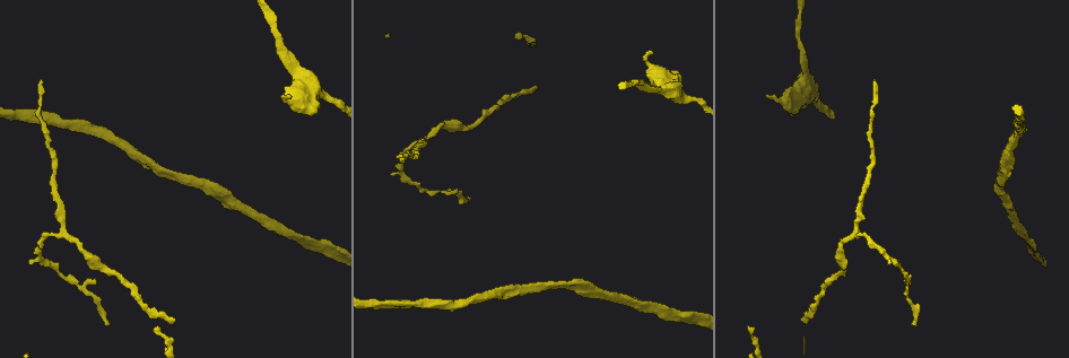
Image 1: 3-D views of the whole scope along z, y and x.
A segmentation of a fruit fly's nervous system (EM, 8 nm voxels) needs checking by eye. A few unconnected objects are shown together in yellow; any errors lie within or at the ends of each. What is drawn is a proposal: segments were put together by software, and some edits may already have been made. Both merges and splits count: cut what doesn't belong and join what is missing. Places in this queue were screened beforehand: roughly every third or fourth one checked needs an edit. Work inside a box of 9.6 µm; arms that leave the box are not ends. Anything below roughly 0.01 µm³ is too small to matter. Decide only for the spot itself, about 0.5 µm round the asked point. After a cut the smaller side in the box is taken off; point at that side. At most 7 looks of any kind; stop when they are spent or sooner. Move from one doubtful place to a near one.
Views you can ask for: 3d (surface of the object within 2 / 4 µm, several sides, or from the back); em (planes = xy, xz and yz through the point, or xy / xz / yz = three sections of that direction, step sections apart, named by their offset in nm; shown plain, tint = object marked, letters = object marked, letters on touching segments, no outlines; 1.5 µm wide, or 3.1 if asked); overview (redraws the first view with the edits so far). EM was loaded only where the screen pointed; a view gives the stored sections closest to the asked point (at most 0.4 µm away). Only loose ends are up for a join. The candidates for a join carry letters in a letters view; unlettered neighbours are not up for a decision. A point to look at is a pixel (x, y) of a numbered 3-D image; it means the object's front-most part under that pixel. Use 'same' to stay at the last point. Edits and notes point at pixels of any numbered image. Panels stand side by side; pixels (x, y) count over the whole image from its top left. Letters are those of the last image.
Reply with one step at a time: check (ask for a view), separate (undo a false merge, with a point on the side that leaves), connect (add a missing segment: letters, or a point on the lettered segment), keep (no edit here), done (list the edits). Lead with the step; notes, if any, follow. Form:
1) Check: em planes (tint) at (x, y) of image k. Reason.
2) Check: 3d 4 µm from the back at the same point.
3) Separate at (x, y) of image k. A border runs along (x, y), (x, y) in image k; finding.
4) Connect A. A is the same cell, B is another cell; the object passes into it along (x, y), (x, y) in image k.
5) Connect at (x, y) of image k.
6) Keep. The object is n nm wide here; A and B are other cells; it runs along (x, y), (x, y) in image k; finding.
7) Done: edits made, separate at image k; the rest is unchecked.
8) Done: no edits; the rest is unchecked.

Check: 3d 2 µm at (465, 200) of image 1. Tapers out.

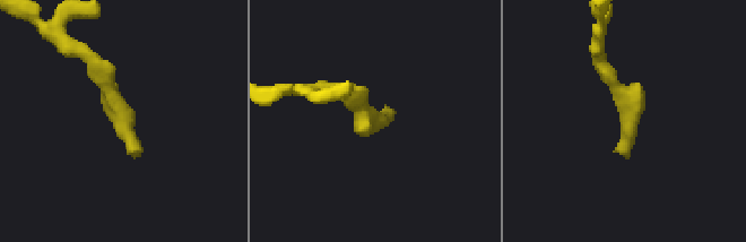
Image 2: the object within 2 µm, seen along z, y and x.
Check: em xy step 4 (letters) at (128, 154) of image 2. Shape alone is not enough.

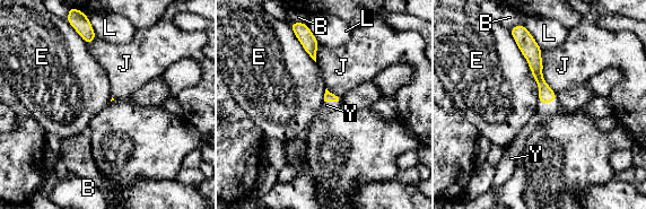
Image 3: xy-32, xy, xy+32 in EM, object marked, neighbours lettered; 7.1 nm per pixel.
Connect Y. Y is the same cell, B, E, J and L are other cells; the object passes into it along (547, 95), (547, 103), (544, 111) in image 3; the cell continues.

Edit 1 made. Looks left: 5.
Check: overview.

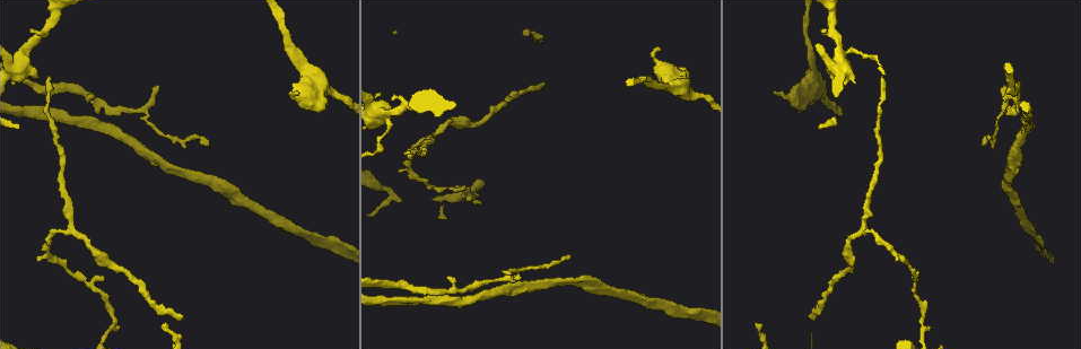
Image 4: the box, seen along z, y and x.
Check: 3d 2 µm at (72, 234) of image 4. Three-way junction.

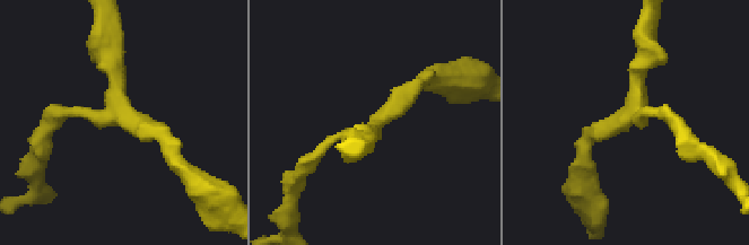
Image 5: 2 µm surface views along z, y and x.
Check: em planes (letters) at (623, 120) of image 5. 3 arms meet here; now the EM.

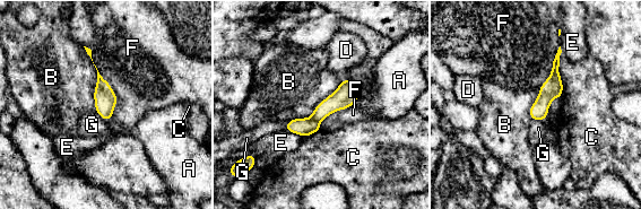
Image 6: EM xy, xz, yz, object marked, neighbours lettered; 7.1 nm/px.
Separate at (341, 98) of image 6. The longest contact is with F, 600 nm; A, B, C, D, E, F and G are other cells; the part that leaves runs along (556, 61), (553, 86), (534, 116) in image 6; two cells meet here.

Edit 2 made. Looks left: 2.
Check: 3d 4 µm at (775, 91) of image 4. An open end.

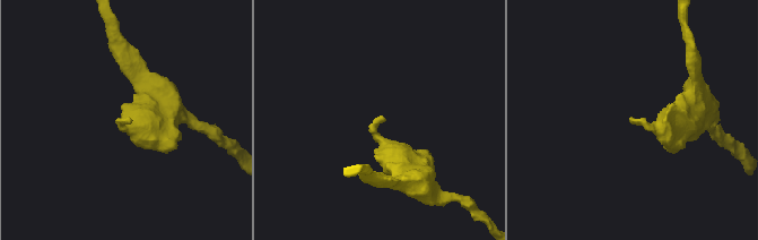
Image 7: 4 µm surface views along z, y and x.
Check: em planes (letters) at (131, 120) of image 7. Shape alone is not enough.

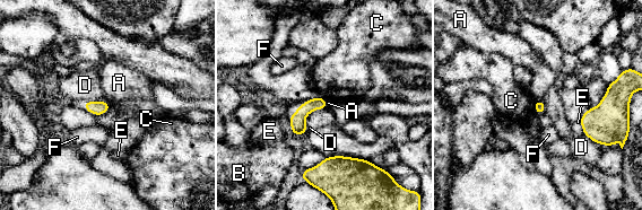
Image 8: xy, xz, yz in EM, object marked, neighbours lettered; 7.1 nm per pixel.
Keep. A, B, C, D, E and F are other cells; a border runs along (327, 106), (306, 116), (306, 130) in image 8; none of them fits.

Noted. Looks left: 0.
Done: edits made, connect at image 3, separate at image 6; the rest is unchecked.

